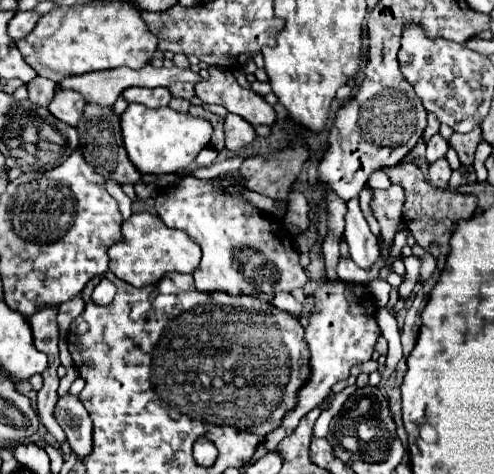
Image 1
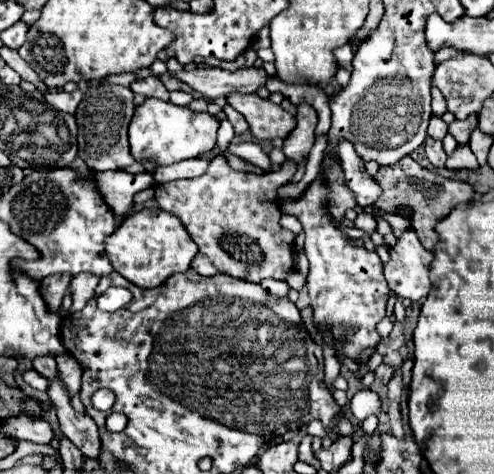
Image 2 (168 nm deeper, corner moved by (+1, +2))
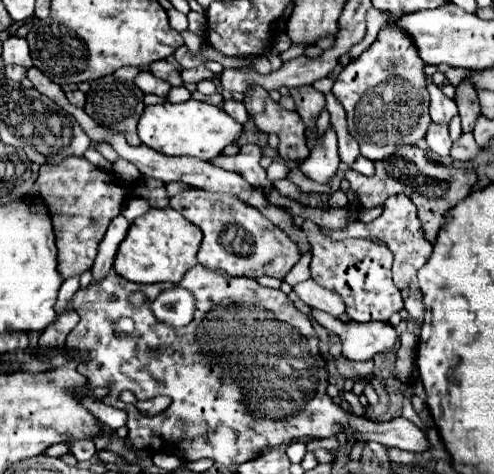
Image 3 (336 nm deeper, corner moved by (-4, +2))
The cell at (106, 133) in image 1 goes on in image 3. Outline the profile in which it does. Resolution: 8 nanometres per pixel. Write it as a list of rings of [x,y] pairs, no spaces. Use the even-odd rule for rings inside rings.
[[[107,75],[103,79],[95,79],[91,81],[91,89],[87,91],[87,105],[85,111],[99,119],[99,123],[107,123],[107,127],[115,127],[115,131],[127,135],[127,143],[131,145],[139,145],[139,137],[137,137],[137,121],[145,109],[143,105],[143,97],[145,93],[135,87],[135,83],[125,83],[115,79],[113,75]]]

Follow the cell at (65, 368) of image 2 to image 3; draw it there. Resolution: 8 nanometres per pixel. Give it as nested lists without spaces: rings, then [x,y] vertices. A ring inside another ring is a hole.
[[[83,399],[83,405],[97,417],[101,419],[109,429],[119,429],[127,423],[127,415],[121,411],[121,409],[115,409],[115,407],[109,407],[109,405],[103,405],[103,403],[97,403],[97,401],[91,401],[91,399]]]

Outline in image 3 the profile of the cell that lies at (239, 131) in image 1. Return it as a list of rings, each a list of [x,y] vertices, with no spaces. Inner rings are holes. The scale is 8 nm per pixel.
[[[225,99],[225,103],[223,103],[223,111],[227,111],[227,113],[229,113],[235,121],[239,121],[239,123],[245,123],[245,121],[249,119],[245,105],[239,103],[239,101],[235,101],[235,99]]]

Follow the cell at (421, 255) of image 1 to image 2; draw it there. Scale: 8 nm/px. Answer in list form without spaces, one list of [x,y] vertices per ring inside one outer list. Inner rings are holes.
[[[410,227],[398,239],[396,247],[390,249],[390,261],[384,267],[384,277],[388,281],[388,287],[396,295],[408,297],[412,301],[426,297],[432,287],[430,283],[432,261],[434,253],[424,249],[422,243],[418,243],[418,237]]]

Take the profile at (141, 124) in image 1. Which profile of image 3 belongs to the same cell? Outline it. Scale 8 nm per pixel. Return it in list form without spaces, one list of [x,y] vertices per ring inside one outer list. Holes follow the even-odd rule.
[[[189,99],[185,103],[161,103],[147,105],[139,119],[139,137],[141,143],[163,153],[163,155],[189,155],[197,159],[211,161],[227,145],[235,143],[243,131],[243,125],[229,117],[223,109],[217,109],[209,103]]]

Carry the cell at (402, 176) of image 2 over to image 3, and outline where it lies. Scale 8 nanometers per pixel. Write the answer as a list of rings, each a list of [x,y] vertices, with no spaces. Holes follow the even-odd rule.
[[[417,145],[399,147],[399,151],[395,151],[389,157],[381,159],[381,161],[375,161],[375,175],[373,177],[365,177],[365,175],[359,175],[353,169],[349,169],[345,173],[345,179],[349,181],[351,191],[359,193],[359,199],[361,199],[363,207],[383,205],[387,197],[397,195],[397,193],[407,195],[417,207],[417,215],[421,219],[425,239],[433,243],[435,237],[437,237],[437,231],[439,231],[439,227],[445,219],[445,213],[471,193],[471,189],[477,181],[477,173],[473,169],[465,171],[465,169],[455,169],[455,167],[435,163]]]

